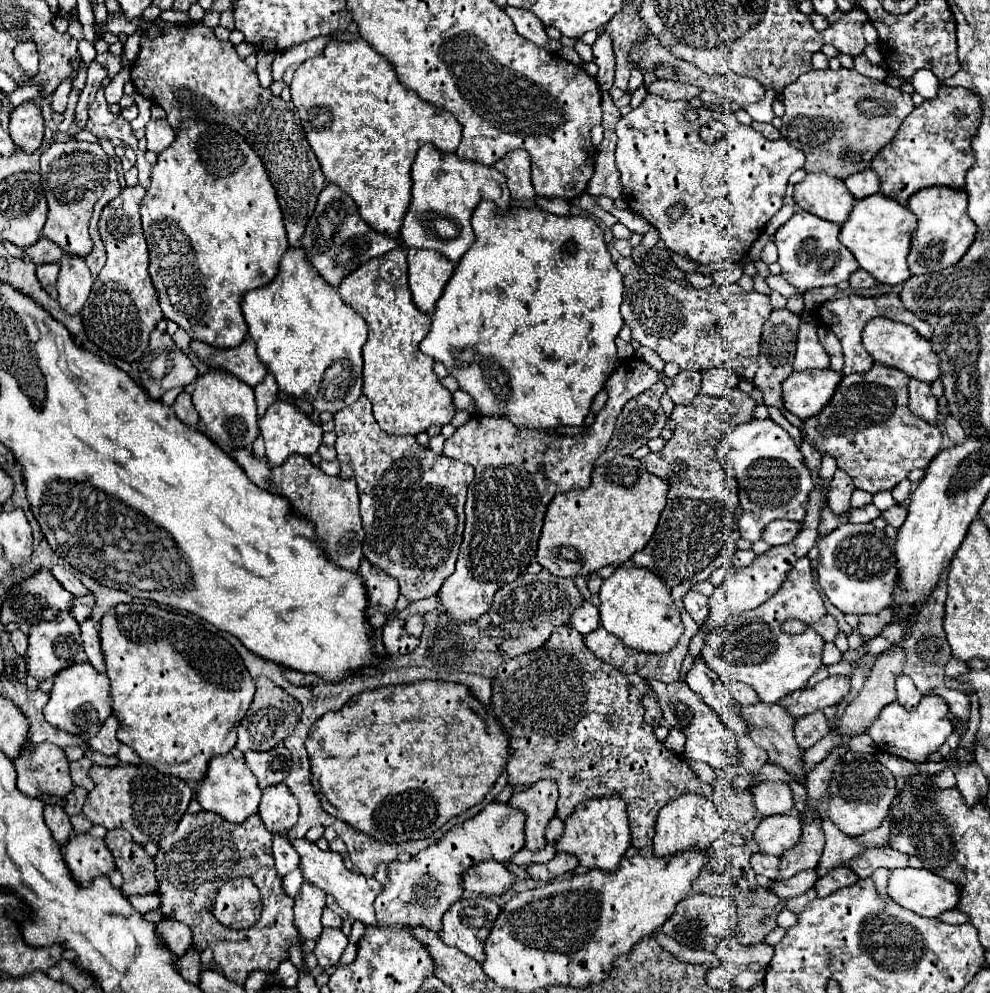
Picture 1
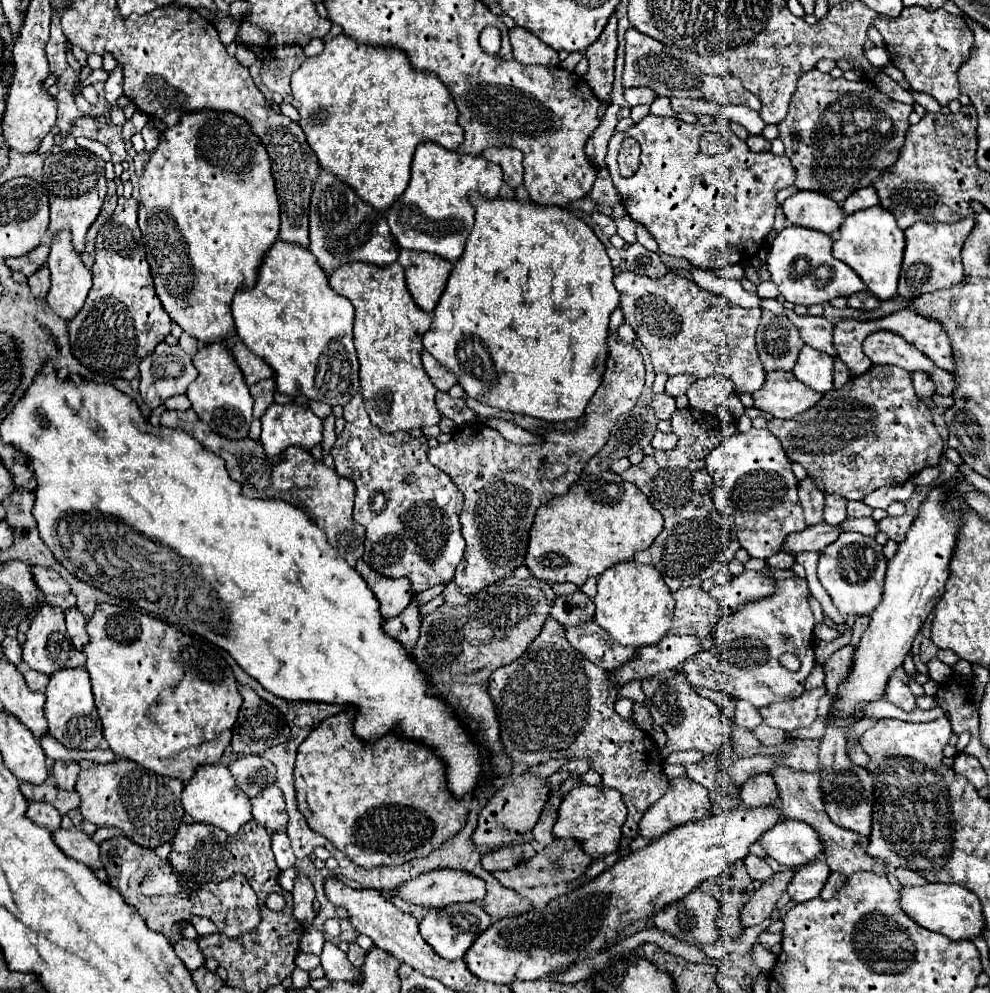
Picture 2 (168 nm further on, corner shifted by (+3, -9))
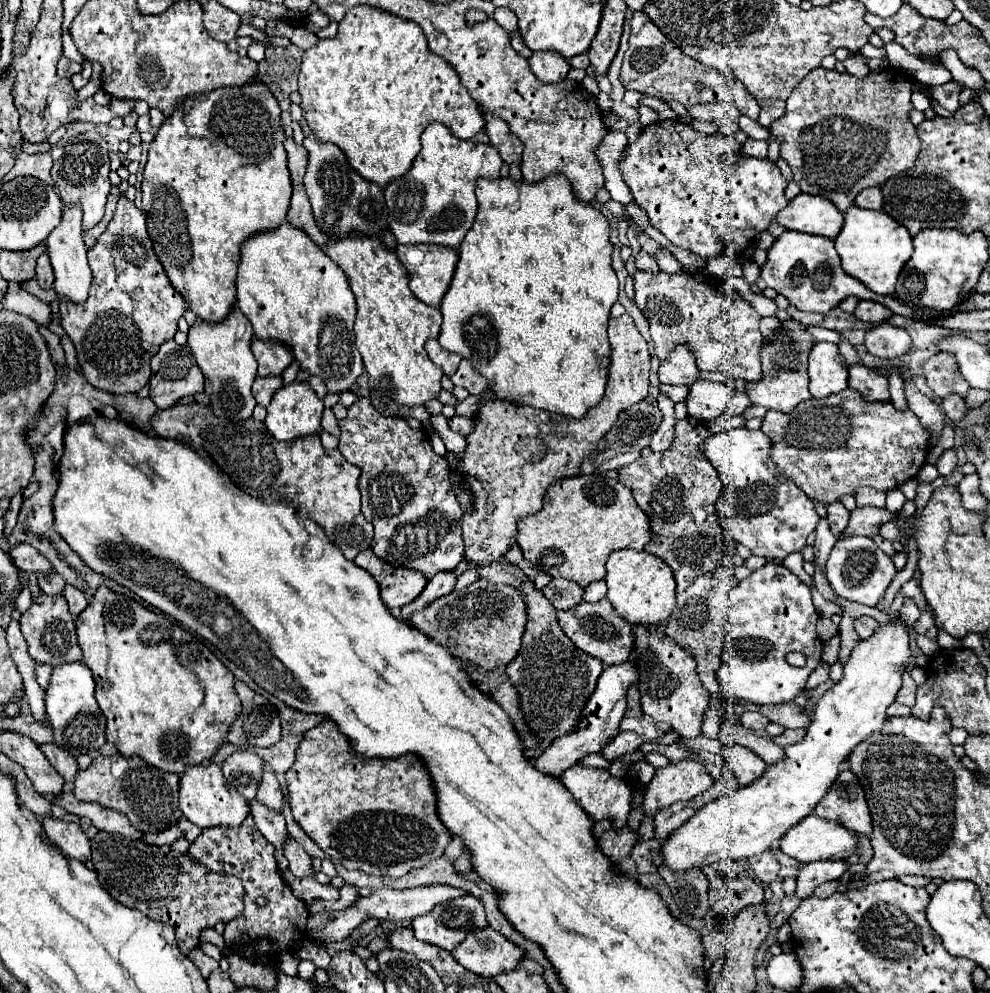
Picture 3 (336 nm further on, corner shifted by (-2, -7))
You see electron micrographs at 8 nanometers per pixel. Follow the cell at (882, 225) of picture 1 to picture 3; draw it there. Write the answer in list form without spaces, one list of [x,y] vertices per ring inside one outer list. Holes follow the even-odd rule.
[[[853,206],[845,212],[845,224],[835,238],[835,250],[841,258],[845,274],[857,278],[875,294],[891,296],[895,292],[895,282],[901,268],[913,254],[913,242],[907,228],[897,224],[883,210],[861,210]]]

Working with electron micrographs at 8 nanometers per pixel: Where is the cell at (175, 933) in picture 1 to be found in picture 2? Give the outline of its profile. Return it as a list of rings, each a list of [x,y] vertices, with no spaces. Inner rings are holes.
[[[182,938],[182,940],[178,940],[178,942],[174,944],[174,950],[176,950],[176,954],[182,958],[184,966],[186,966],[190,972],[196,970],[196,968],[200,968],[200,966],[204,964],[204,956],[200,954],[200,950],[198,950],[198,946],[196,946],[194,940]]]

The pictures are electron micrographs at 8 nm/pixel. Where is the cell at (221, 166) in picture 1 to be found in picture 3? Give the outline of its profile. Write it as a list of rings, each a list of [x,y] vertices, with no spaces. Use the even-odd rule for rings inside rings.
[[[253,80],[251,84],[237,86],[237,88],[219,88],[219,90],[207,92],[207,94],[187,96],[181,102],[181,112],[183,112],[183,128],[179,130],[179,104],[177,104],[173,114],[161,124],[159,132],[155,134],[153,142],[149,144],[149,160],[143,170],[143,184],[141,184],[143,210],[147,214],[147,232],[153,240],[155,252],[157,252],[171,284],[181,292],[181,296],[185,296],[187,302],[191,302],[191,310],[205,322],[221,322],[231,312],[231,308],[233,308],[231,304],[235,304],[235,274],[237,274],[237,266],[239,266],[239,246],[253,232],[273,230],[279,224],[283,224],[287,218],[287,208],[289,208],[293,188],[291,188],[291,178],[289,178],[289,170],[287,170],[287,152],[283,146],[285,130],[281,124],[281,108],[279,108],[277,98],[271,94],[271,90],[261,80]]]

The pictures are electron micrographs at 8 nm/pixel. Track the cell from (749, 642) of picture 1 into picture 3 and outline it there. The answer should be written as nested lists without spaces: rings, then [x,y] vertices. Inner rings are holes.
[[[765,564],[763,568],[751,572],[749,578],[741,580],[731,592],[729,592],[729,616],[727,616],[727,638],[723,646],[723,658],[721,666],[717,670],[717,680],[723,688],[725,698],[739,698],[753,704],[783,704],[793,700],[803,688],[809,678],[809,674],[817,668],[821,662],[823,642],[819,640],[815,632],[815,624],[819,620],[819,614],[811,602],[809,586],[803,584],[789,568],[779,564]],[[789,652],[803,652],[807,656],[807,664],[803,668],[793,668],[785,662],[785,656]]]

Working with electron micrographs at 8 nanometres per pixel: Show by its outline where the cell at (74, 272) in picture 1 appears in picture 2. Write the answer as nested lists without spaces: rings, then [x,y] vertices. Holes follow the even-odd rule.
[[[60,232],[54,240],[52,240],[52,246],[50,246],[50,258],[48,258],[48,268],[50,268],[50,278],[52,278],[52,288],[46,296],[46,302],[48,306],[64,320],[70,320],[74,318],[82,306],[84,306],[84,300],[88,296],[88,290],[92,288],[92,272],[84,268],[80,256],[76,254],[74,246],[72,246],[72,238],[66,234],[66,232]]]

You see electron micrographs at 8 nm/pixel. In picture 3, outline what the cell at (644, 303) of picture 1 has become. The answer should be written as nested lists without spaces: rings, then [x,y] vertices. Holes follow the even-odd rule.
[[[637,270],[633,280],[635,302],[651,324],[651,338],[661,360],[677,344],[689,344],[701,372],[723,372],[745,382],[757,382],[761,378],[761,316],[725,278],[701,272],[667,274],[659,270],[657,274],[647,274]]]

